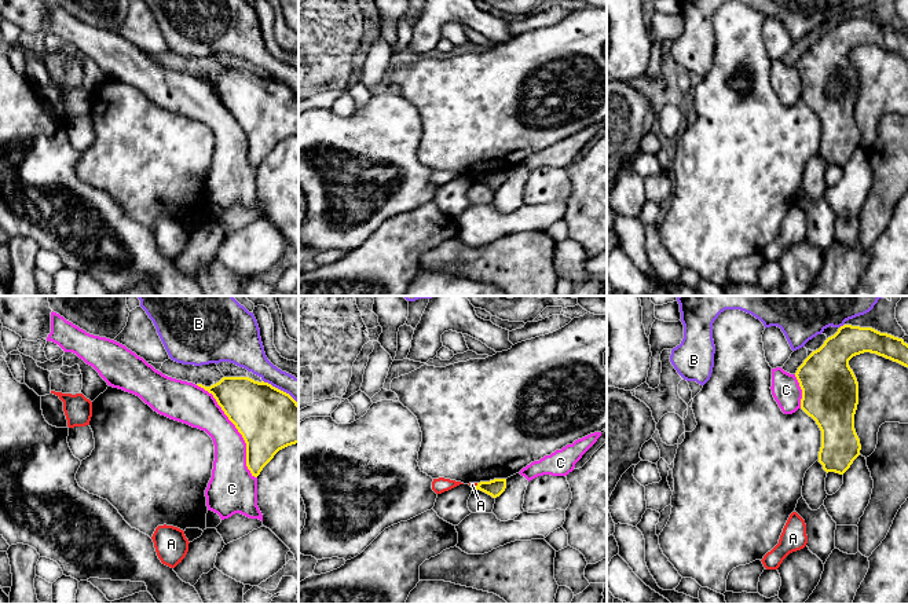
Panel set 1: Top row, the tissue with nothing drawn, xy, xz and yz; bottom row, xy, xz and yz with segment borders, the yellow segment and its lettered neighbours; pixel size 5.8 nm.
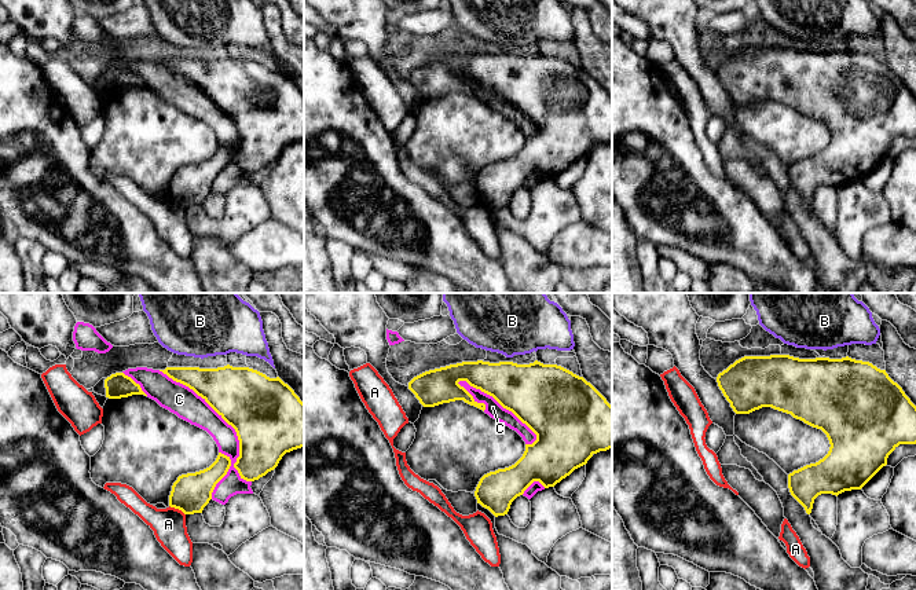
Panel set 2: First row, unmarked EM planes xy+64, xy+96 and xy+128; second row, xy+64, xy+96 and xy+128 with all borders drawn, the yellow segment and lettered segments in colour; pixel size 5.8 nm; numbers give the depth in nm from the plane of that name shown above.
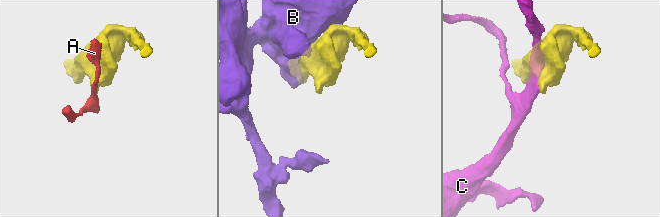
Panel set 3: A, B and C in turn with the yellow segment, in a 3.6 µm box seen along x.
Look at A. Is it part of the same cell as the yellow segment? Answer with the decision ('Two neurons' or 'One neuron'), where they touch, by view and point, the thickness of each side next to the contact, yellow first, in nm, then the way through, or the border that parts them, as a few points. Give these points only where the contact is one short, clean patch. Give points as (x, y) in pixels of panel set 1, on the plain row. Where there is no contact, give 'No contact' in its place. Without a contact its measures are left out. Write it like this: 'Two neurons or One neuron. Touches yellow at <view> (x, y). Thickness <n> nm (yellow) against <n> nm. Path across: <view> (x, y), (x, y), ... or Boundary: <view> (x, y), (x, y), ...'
Two neurons. Touches yellow at xz (476, 178). Thickness 100 nm (yellow) against 30 nm. Boundary: xz (478, 175), (473, 179)

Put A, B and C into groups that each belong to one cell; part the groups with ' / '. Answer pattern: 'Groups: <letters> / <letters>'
Groups: A / B / C

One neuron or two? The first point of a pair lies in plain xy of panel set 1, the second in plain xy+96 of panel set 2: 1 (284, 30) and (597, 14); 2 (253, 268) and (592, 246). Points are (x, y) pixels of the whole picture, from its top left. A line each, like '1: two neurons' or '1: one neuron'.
1: one neuron
2: one neuron

